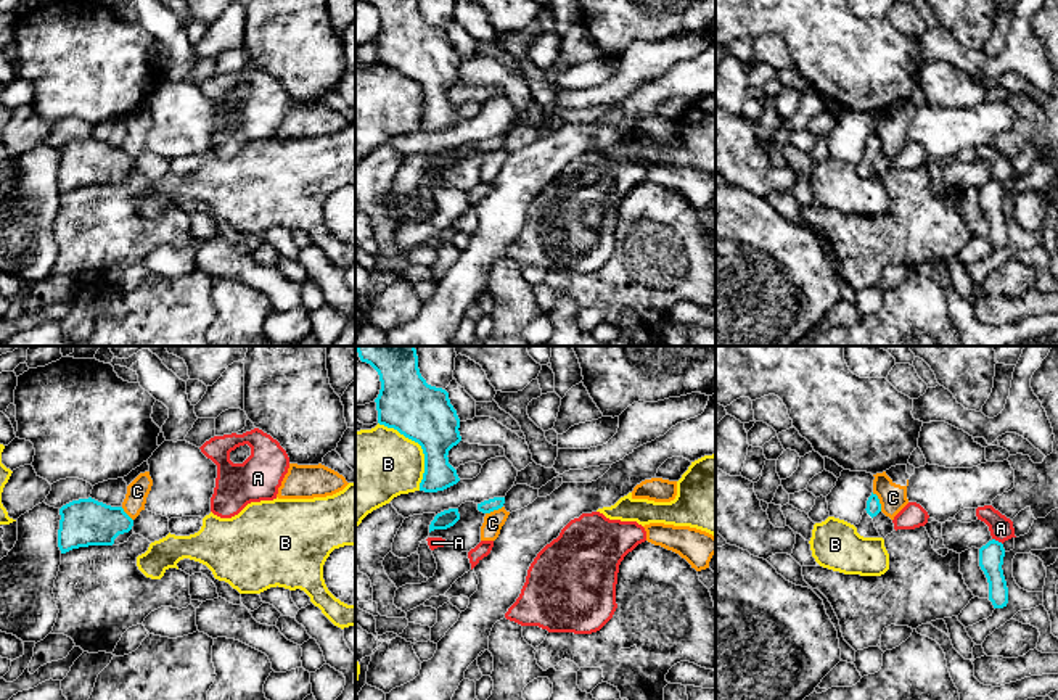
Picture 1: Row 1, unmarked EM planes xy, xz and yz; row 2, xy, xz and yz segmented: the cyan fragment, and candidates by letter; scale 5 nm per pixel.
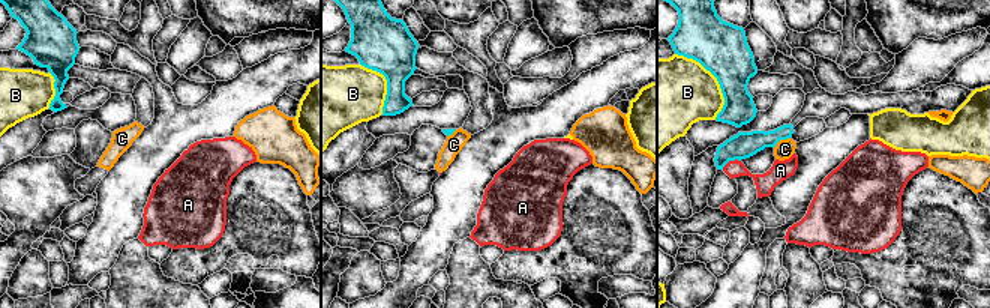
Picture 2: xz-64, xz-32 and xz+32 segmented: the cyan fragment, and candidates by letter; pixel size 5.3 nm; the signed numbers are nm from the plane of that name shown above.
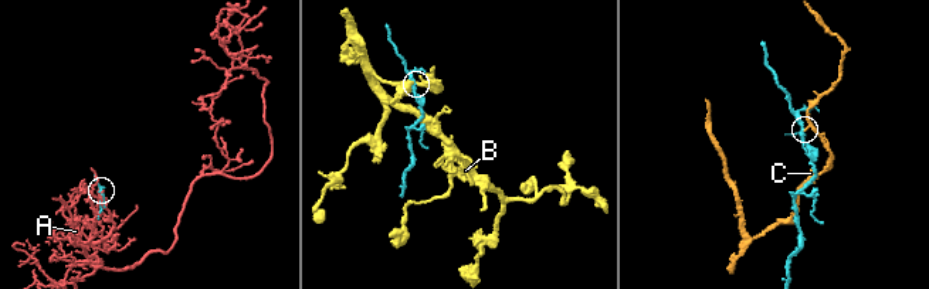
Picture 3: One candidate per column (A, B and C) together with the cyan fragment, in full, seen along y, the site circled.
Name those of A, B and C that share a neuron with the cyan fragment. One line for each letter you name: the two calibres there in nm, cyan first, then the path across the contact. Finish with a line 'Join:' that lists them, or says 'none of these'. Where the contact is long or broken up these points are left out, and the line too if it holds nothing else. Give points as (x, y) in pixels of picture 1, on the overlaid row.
Join: none of these

